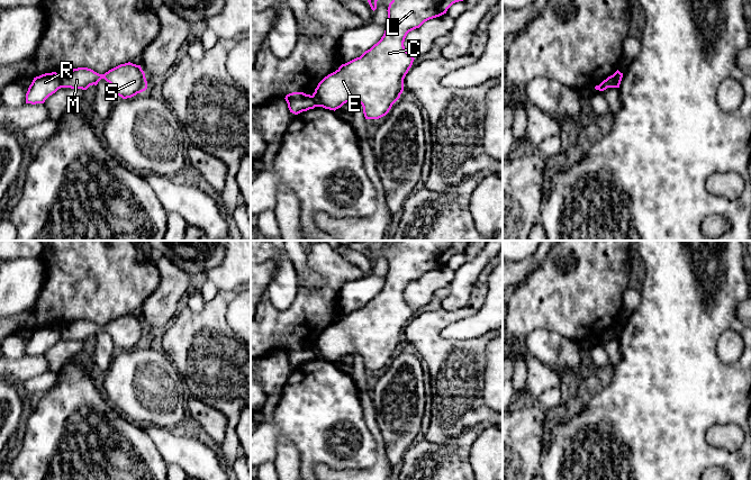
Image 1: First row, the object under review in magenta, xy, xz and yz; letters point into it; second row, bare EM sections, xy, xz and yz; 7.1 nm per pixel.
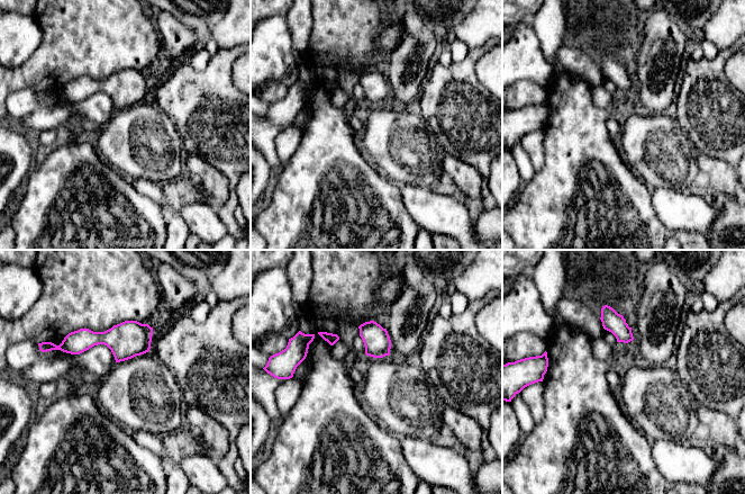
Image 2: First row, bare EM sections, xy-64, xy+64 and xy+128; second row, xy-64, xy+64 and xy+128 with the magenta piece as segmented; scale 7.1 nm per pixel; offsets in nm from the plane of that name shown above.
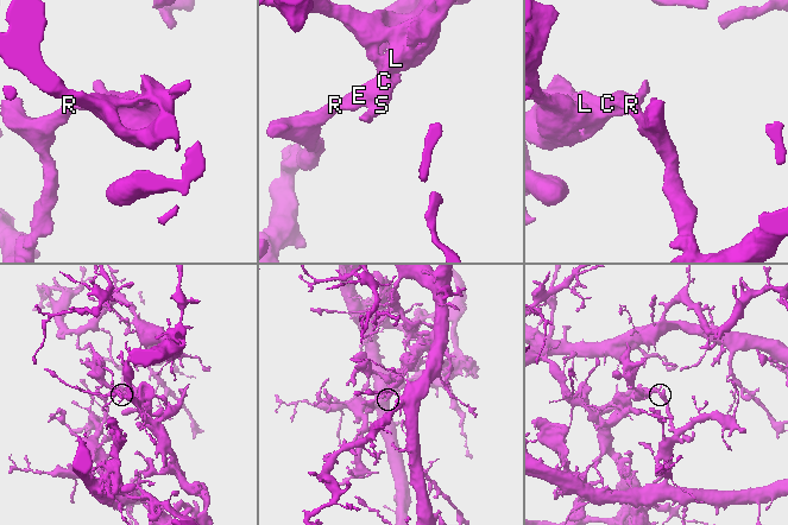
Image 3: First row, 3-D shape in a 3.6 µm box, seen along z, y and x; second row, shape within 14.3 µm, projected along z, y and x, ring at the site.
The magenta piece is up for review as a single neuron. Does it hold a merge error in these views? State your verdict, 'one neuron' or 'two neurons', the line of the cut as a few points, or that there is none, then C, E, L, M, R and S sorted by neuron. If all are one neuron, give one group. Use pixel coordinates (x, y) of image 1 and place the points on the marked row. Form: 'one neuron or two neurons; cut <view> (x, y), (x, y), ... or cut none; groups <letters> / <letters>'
two neurons; cut xy (63, 74), (62, 87); groups C E L M S / R

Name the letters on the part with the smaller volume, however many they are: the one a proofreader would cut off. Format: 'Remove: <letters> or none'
Remove: C, E, L, M, S

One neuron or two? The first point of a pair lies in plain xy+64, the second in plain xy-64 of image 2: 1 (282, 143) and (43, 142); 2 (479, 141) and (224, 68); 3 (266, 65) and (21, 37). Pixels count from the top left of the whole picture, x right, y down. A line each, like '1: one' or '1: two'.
1: one
2: one
3: one

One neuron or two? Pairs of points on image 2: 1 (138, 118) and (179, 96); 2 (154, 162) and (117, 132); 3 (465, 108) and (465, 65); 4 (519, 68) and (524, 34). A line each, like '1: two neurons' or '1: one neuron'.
1: two neurons
2: one neuron
3: one neuron
4: one neuron

